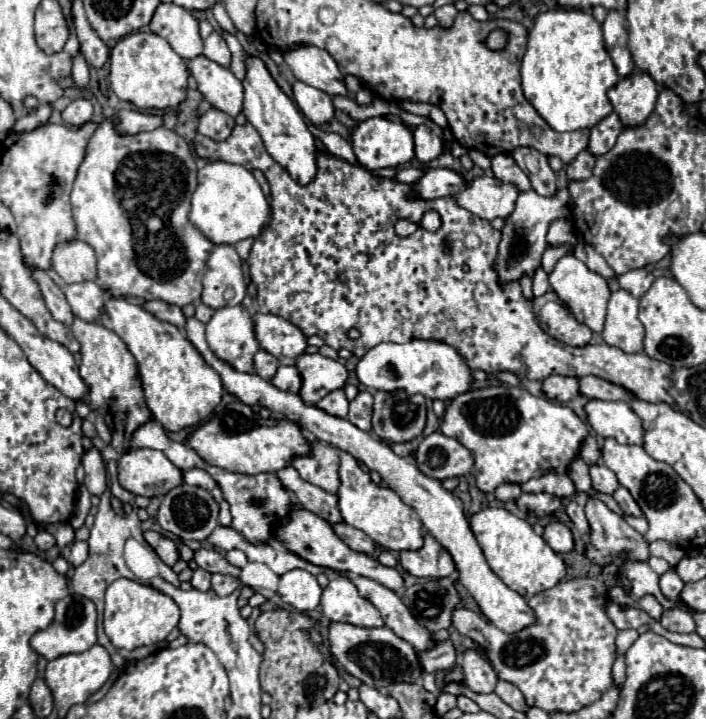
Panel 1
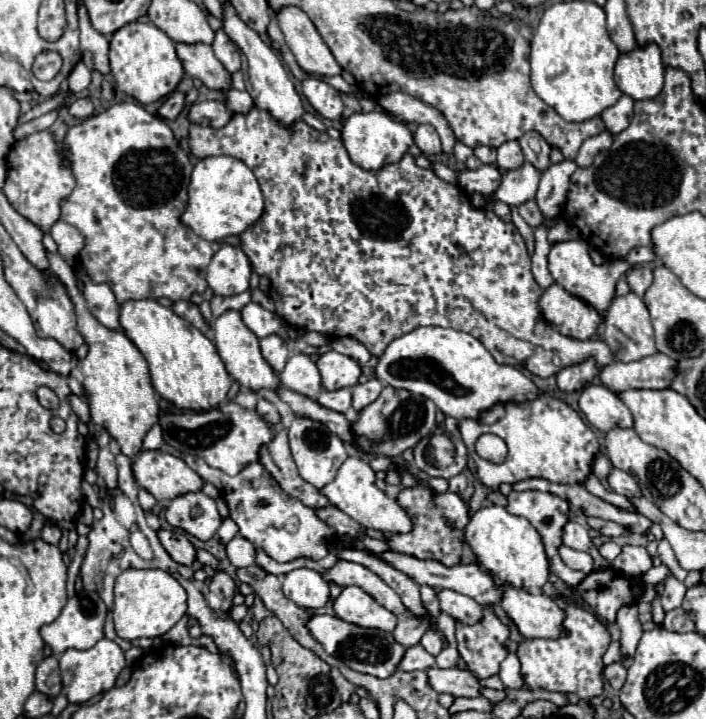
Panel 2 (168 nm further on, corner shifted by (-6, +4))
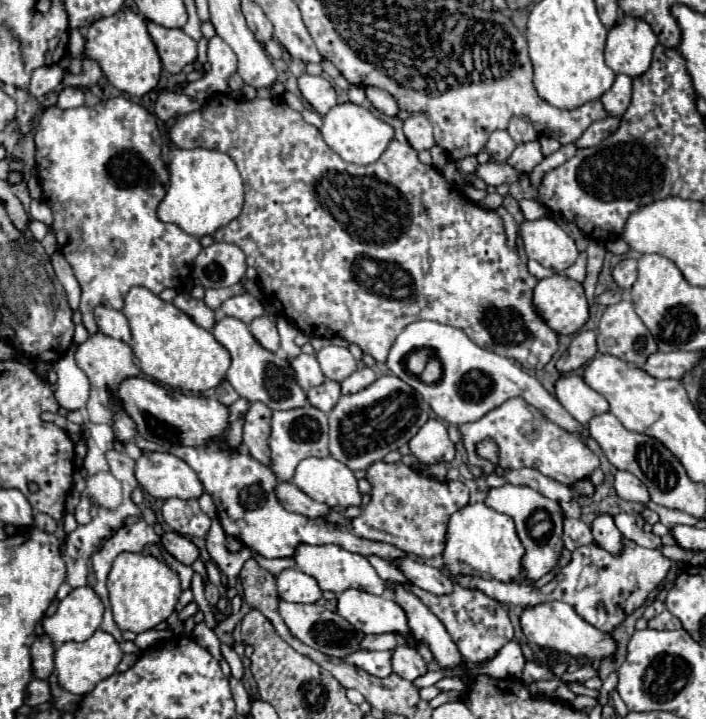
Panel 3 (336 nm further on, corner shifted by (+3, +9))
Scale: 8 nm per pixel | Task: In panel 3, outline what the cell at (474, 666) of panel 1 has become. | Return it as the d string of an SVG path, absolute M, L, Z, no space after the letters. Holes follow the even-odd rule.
M405 583L403 587L411 593L415 593L439 617L439 621L445 625L447 633L459 647L463 659L469 663L481 663L481 661L493 657L505 643L509 643L513 639L513 625L509 621L505 605L493 597L487 597L479 589L469 589L469 587L461 587L461 585L453 583L451 593L433 595L411 583Z

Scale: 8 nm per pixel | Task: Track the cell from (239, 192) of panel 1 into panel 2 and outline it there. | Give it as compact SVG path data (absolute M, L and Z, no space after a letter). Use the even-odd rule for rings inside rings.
M210 156L202 158L192 172L188 188L188 206L182 214L182 222L190 226L198 236L206 240L224 240L248 230L264 212L264 194L254 172L238 158Z

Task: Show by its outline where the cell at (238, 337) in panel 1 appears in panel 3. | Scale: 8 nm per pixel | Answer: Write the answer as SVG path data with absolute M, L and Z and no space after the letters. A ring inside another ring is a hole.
M223 317L217 321L215 329L213 329L215 339L225 345L231 353L231 367L227 371L227 381L233 385L233 389L239 393L239 397L247 399L247 401L261 401L265 403L269 409L277 411L277 409L295 409L295 407L303 407L307 405L307 393L299 387L299 383L295 381L295 371L291 367L291 361L281 355L281 359L267 351L249 331L249 327L233 317Z

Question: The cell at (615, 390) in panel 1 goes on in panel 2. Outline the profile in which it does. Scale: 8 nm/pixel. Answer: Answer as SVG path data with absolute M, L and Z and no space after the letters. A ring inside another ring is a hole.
M652 354L636 362L612 362L602 368L600 380L616 394L626 390L662 390L670 386L674 378L676 360L664 354Z

